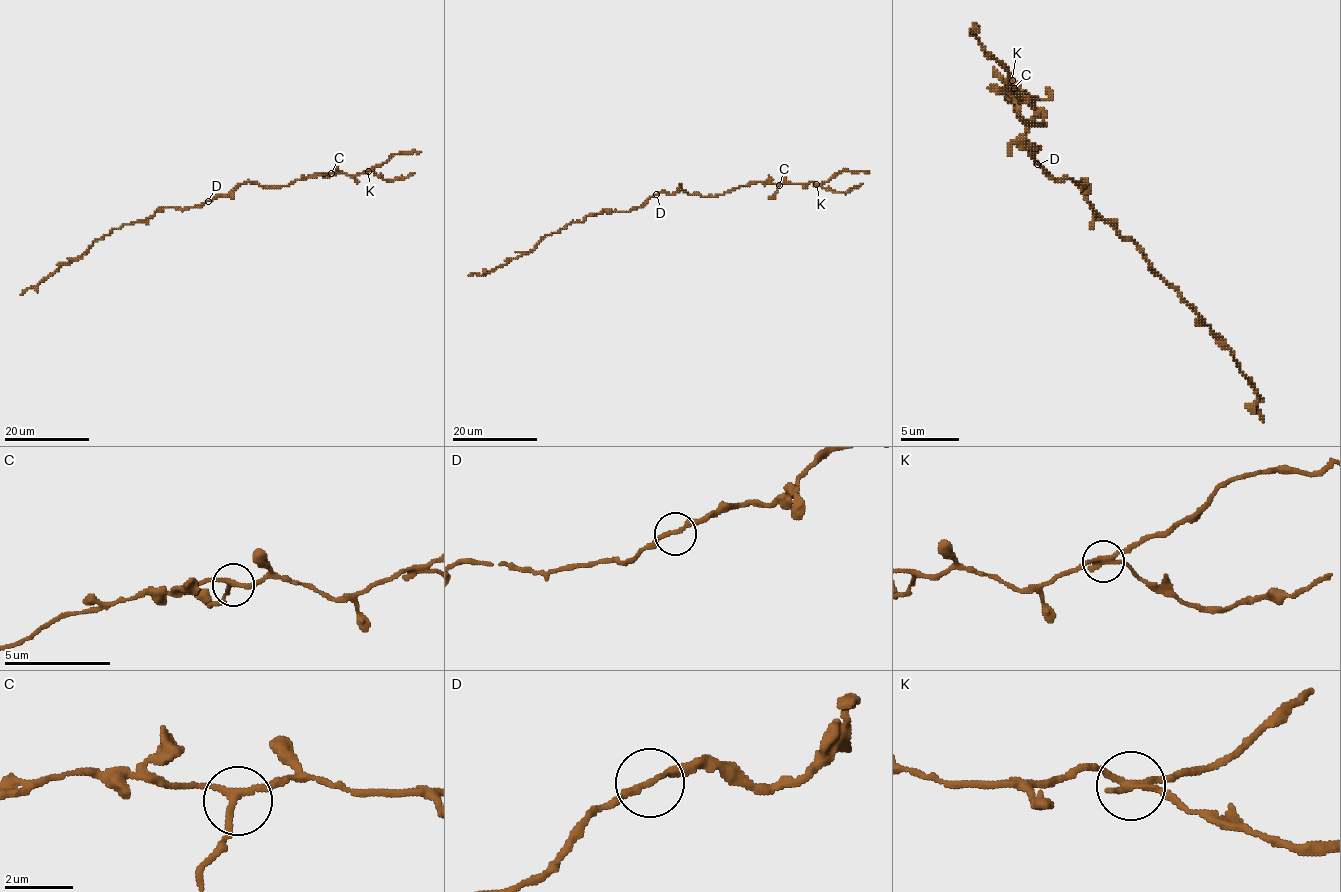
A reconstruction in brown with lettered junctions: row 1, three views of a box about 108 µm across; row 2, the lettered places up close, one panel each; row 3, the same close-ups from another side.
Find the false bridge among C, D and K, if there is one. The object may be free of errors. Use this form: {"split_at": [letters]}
{"split_at": ["K"]}

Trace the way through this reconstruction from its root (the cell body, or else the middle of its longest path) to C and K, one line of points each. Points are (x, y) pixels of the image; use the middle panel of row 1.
C: (656, 194), (674, 194), (683, 189), (688, 194), (718, 196), (756, 182), (779, 185)
K: (656, 194), (674, 194), (683, 189), (688, 194), (718, 196), (756, 182), (816, 184)

